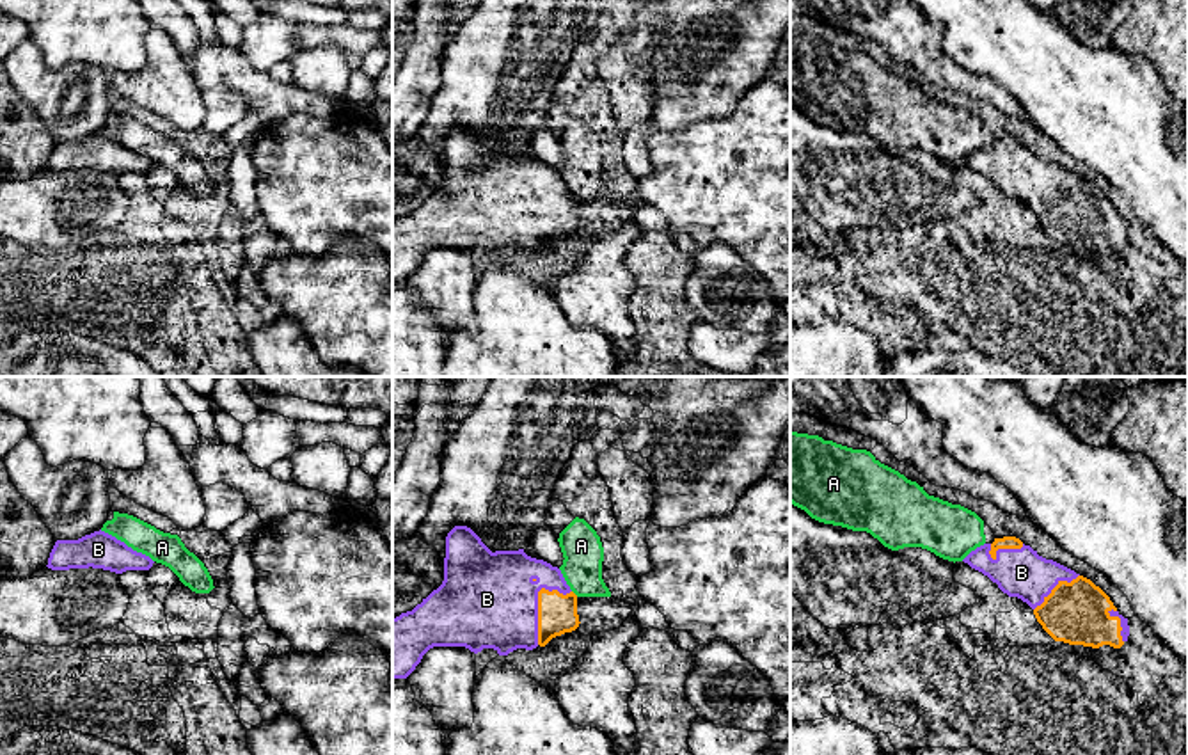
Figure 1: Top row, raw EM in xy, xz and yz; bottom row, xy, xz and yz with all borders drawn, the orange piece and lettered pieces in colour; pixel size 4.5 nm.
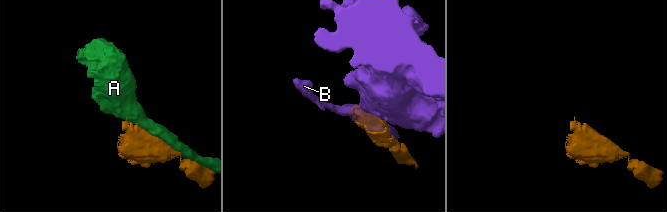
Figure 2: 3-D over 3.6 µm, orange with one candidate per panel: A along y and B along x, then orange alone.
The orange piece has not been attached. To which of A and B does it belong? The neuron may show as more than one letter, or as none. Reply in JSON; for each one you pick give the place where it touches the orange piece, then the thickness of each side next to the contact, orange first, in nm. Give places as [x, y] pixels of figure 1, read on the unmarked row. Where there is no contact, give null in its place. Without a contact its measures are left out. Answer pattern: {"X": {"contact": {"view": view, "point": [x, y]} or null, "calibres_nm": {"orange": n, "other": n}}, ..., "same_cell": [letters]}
{"B": {"contact": {"view": "xz", "point": [538, 205]}, "calibres_nm": {"orange": 180, "other": 440}}, "same_cell": ["B"]}

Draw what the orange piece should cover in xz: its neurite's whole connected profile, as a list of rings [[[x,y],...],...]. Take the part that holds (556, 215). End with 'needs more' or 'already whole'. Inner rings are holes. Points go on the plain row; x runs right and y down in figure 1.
[[[455,128],[446,139],[442,187],[412,213],[392,220],[392,281],[407,281],[433,249],[465,249],[474,256],[494,250],[499,258],[508,258],[517,250],[545,249],[552,240],[575,233],[579,226],[577,197],[558,169],[527,158],[524,151],[492,155],[471,130]]]; needs more

